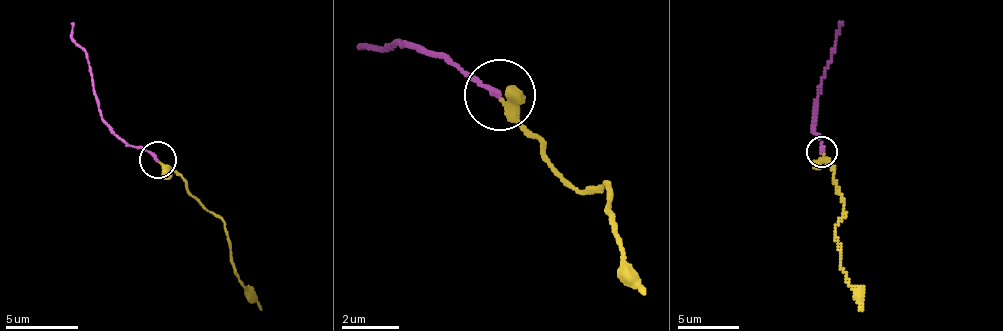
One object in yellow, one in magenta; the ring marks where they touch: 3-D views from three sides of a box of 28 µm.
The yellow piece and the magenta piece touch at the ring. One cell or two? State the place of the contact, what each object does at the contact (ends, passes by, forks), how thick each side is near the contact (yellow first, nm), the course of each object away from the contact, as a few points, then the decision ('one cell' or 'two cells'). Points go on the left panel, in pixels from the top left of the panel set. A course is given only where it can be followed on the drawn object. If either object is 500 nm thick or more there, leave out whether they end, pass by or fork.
at (157, 159); yellow passes by; magenta ends there; 240 nm thick on the yellow side, 200 nm on the other; yellow runs (157, 161), (225, 225), (233, 273), (262, 309); magenta runs (156, 159), (126, 143), (101, 114), (88, 56), (71, 33), (75, 21); one cell

